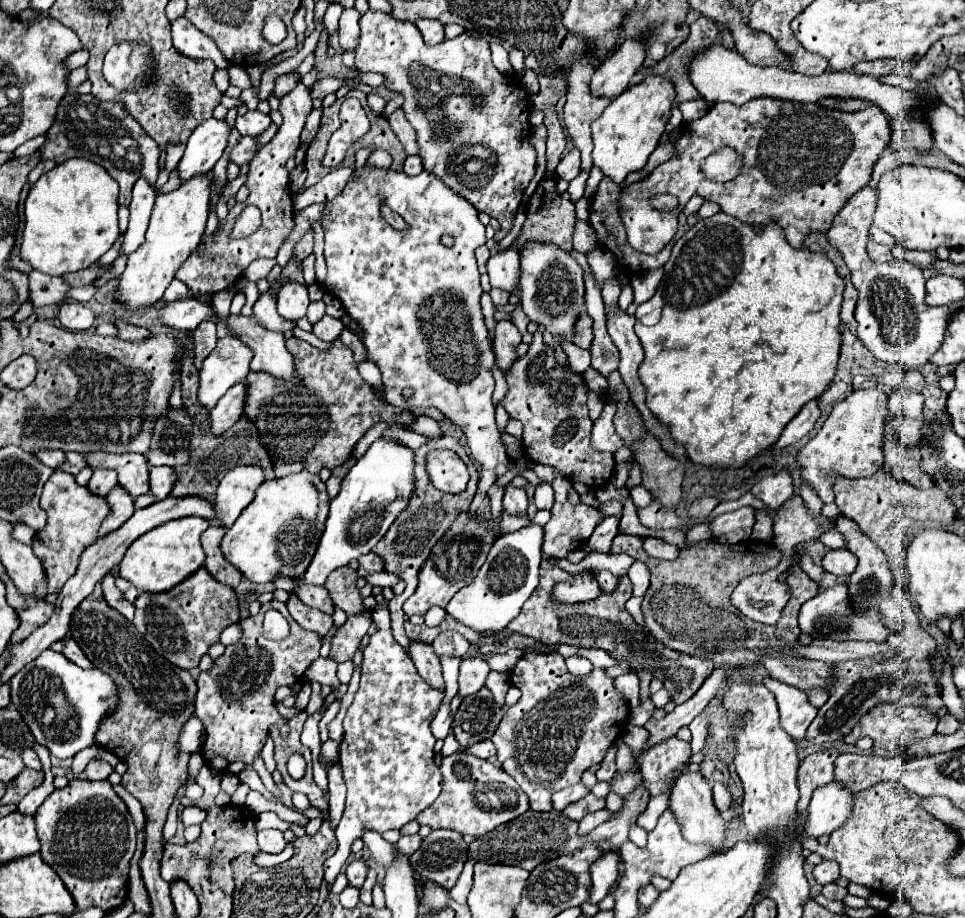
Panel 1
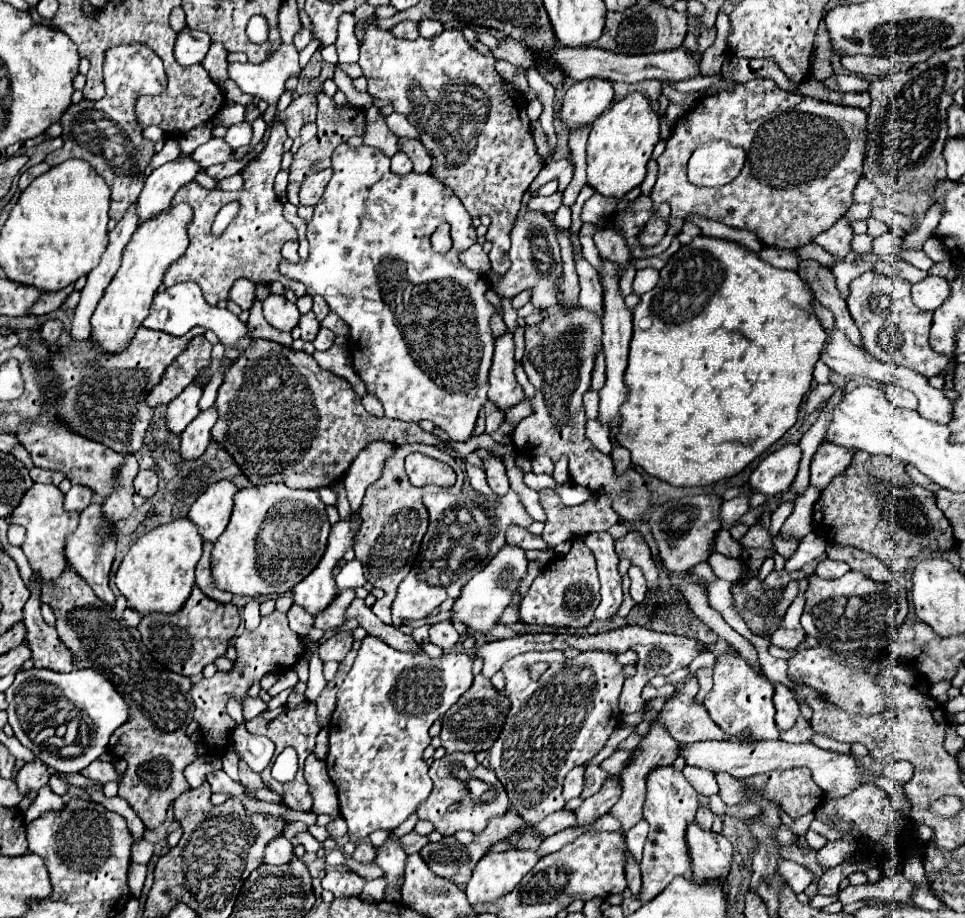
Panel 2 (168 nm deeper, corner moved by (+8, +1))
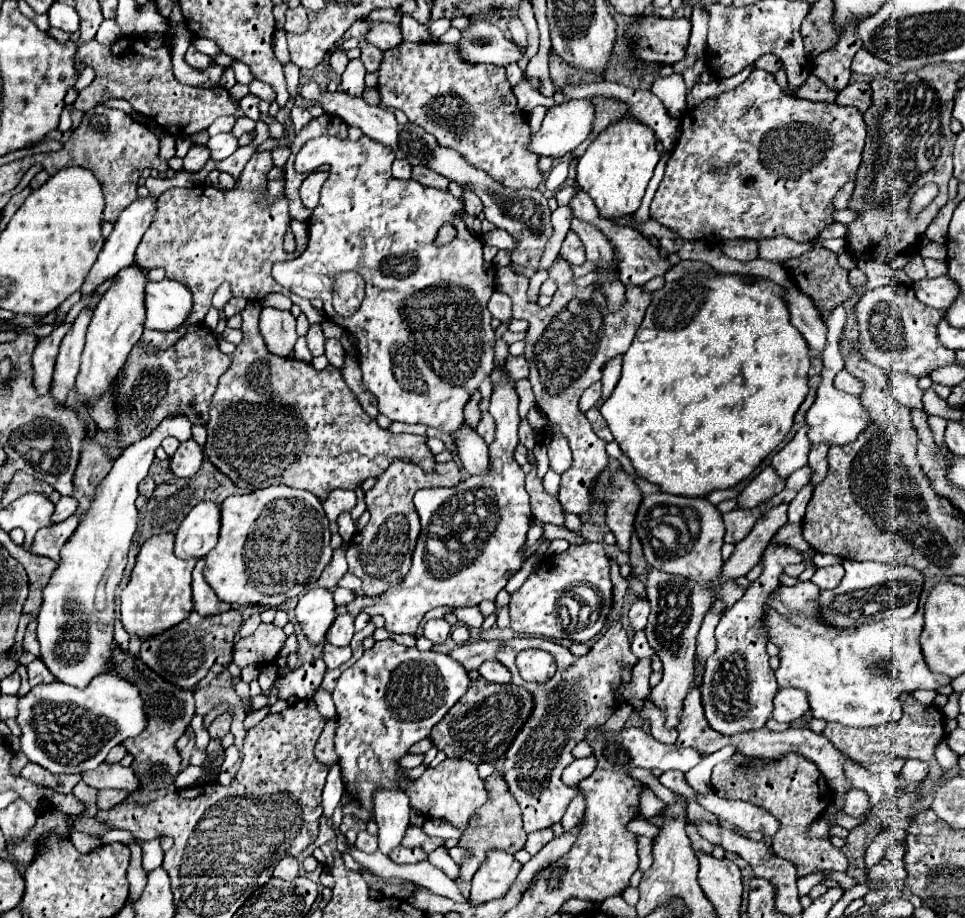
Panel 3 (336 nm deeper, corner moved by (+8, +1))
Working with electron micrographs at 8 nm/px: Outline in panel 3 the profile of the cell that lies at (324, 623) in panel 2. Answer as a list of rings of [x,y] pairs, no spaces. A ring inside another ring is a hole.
[[[338,616],[328,630],[328,642],[334,646],[348,646],[354,636],[354,618],[352,616]]]

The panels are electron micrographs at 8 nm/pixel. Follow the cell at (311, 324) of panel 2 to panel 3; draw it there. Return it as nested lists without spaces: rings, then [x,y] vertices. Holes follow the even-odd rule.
[[[314,324],[310,326],[308,334],[306,334],[306,342],[308,342],[308,348],[312,352],[312,356],[322,356],[324,354],[324,334],[320,330],[320,324]]]

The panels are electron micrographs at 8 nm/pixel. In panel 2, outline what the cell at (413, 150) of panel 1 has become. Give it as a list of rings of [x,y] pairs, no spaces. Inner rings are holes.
[[[400,136],[398,138],[398,146],[414,162],[414,170],[416,172],[428,172],[430,170],[430,156],[428,156],[428,152],[426,152],[426,148],[422,146],[420,140]]]

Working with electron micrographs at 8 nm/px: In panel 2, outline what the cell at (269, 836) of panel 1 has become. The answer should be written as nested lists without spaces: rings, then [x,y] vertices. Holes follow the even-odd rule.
[[[276,836],[264,848],[264,862],[266,864],[286,864],[290,862],[290,854],[292,854],[290,840],[286,840],[284,836]]]

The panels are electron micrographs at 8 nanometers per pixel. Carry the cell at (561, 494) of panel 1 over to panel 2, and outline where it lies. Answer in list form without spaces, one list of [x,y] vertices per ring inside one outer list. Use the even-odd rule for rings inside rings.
[[[536,456],[536,458],[532,458],[532,470],[552,474],[554,472],[554,462],[550,458],[546,458],[546,456]]]

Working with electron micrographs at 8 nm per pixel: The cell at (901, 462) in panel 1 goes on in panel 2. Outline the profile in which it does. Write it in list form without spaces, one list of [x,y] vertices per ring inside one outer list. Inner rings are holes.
[[[910,464],[907,465],[906,471],[915,484],[918,484],[924,488],[925,487],[928,488],[928,490],[930,490],[930,492],[936,492],[936,490],[938,490],[938,486],[936,486],[936,484],[934,484],[934,482],[932,482],[927,476],[922,474],[914,466],[910,466]]]

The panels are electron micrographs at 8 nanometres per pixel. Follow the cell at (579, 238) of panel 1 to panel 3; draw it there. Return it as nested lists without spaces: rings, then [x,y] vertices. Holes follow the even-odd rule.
[[[602,382],[592,384],[592,388],[588,388],[588,390],[584,392],[584,396],[580,398],[580,410],[582,410],[582,412],[588,412],[588,410],[598,402],[600,394],[602,394]]]

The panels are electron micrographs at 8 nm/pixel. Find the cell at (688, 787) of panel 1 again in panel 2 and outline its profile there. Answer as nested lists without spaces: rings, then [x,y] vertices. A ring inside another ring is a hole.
[[[696,822],[686,828],[686,846],[696,880],[724,880],[732,862],[732,844],[716,832],[702,830]]]

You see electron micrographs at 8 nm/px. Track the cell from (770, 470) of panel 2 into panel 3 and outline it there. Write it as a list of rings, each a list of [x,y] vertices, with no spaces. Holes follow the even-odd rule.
[[[804,424],[796,436],[772,458],[772,466],[780,474],[780,478],[788,478],[794,470],[808,464],[808,452],[810,452],[810,440],[808,440],[808,426]]]

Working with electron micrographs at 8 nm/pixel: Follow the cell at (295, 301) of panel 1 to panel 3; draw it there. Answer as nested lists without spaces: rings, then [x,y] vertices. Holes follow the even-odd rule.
[[[262,308],[260,312],[260,334],[270,354],[288,358],[296,344],[296,318],[292,312],[276,308]]]

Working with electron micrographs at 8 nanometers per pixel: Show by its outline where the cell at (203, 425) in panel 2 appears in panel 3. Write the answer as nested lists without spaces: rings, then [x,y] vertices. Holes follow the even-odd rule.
[[[188,440],[180,444],[176,454],[170,458],[170,470],[178,478],[192,478],[200,470],[202,460],[204,460],[204,454],[200,446],[194,440]]]

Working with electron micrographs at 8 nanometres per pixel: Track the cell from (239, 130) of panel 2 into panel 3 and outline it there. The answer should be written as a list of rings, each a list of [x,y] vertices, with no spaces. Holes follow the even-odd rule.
[[[218,134],[218,136],[212,136],[206,146],[210,150],[210,158],[220,162],[238,150],[238,140],[232,134]]]

